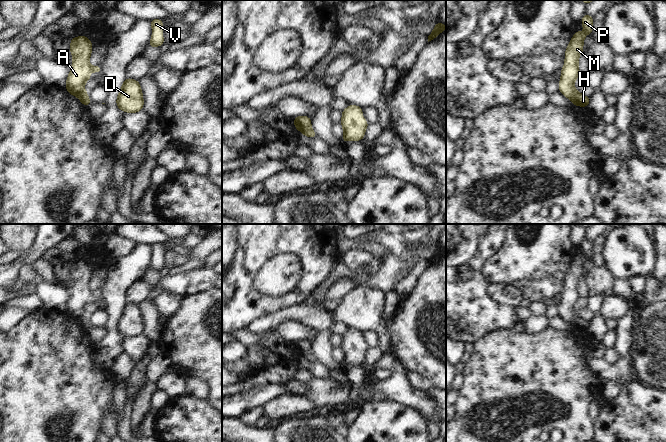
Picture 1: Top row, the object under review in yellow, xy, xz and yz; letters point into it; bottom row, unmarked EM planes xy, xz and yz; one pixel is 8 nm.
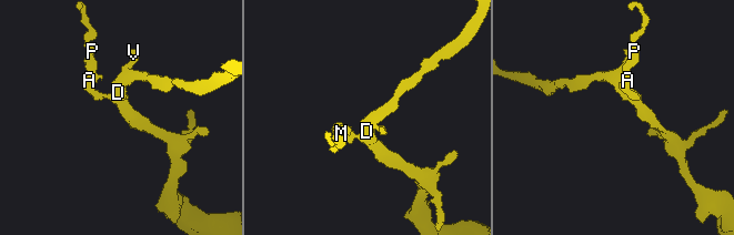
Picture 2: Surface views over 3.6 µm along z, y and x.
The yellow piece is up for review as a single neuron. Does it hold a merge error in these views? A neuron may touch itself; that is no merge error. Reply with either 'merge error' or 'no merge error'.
merge error

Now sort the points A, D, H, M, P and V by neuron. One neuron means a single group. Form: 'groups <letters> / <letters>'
groups A M P / D H V

